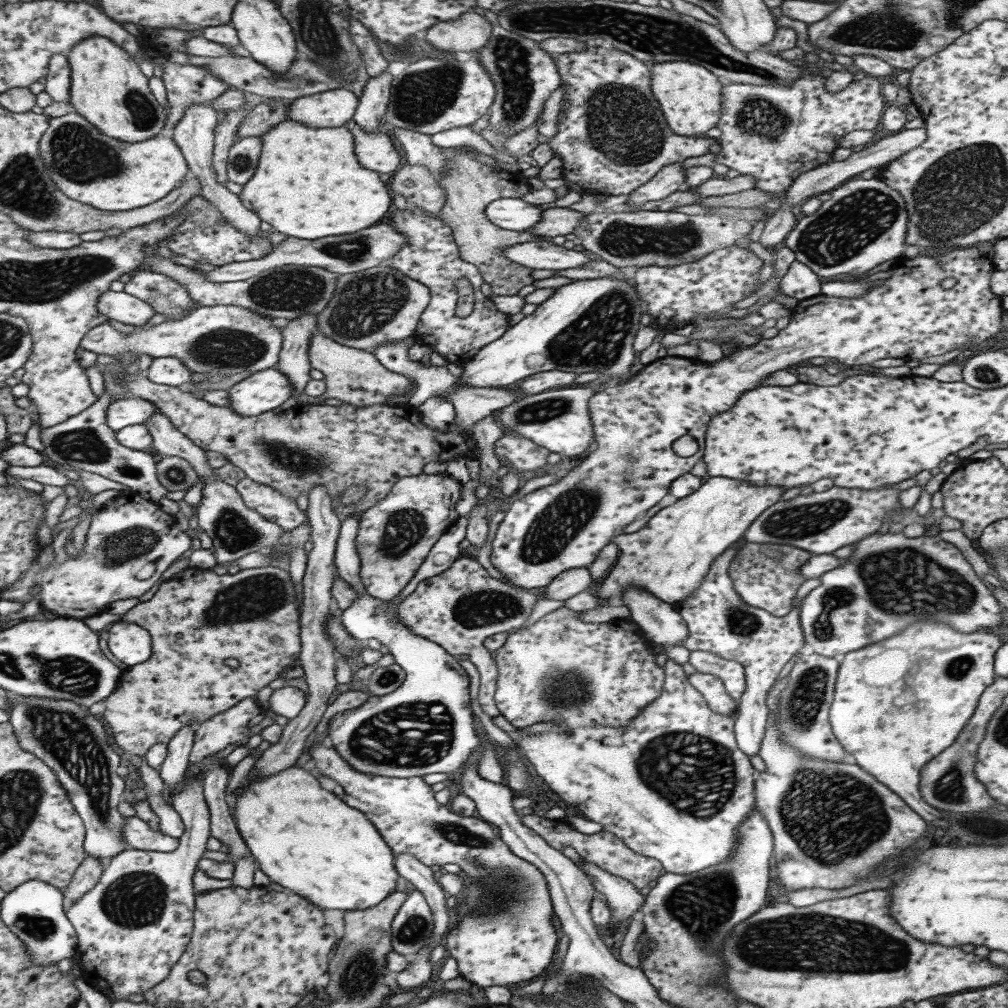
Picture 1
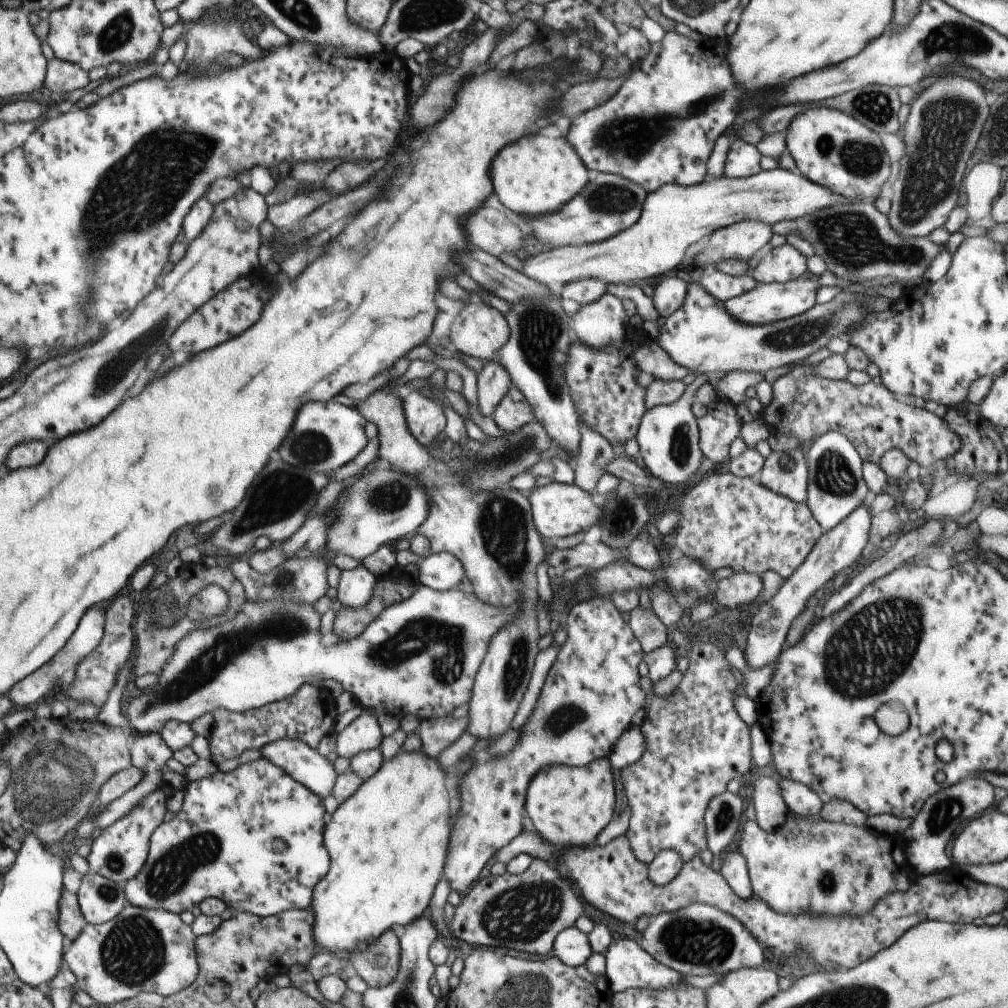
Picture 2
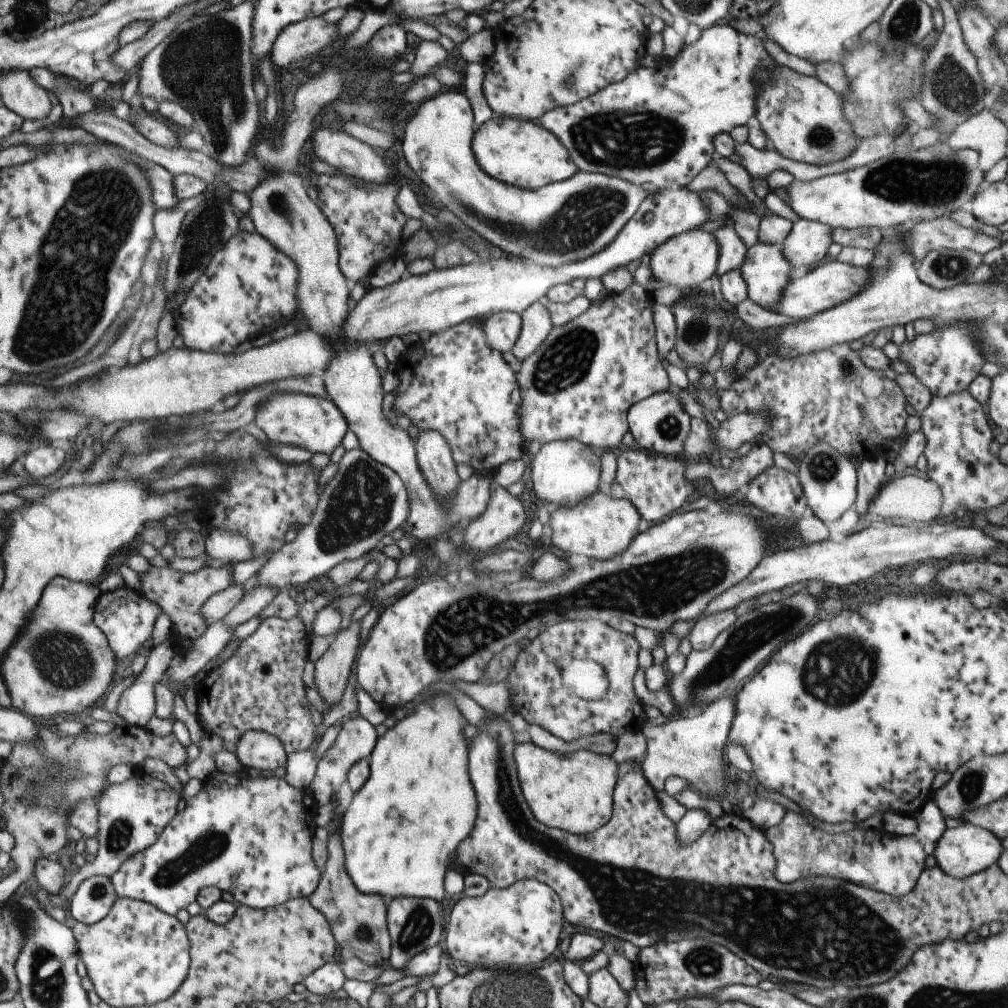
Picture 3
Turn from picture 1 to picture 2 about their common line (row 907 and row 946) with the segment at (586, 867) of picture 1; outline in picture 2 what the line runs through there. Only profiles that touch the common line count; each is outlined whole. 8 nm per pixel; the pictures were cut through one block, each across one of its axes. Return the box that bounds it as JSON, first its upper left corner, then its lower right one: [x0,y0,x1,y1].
[604,938,690,993]

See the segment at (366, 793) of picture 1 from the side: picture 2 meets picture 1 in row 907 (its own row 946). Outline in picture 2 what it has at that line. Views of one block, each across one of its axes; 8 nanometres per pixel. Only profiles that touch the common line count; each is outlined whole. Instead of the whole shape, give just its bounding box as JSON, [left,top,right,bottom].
[451,859,583,956]

